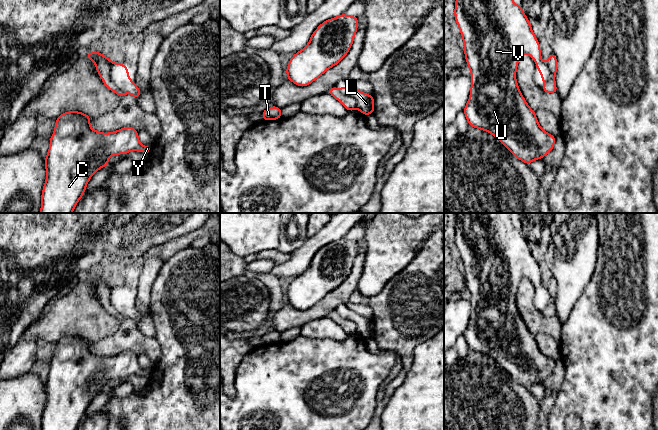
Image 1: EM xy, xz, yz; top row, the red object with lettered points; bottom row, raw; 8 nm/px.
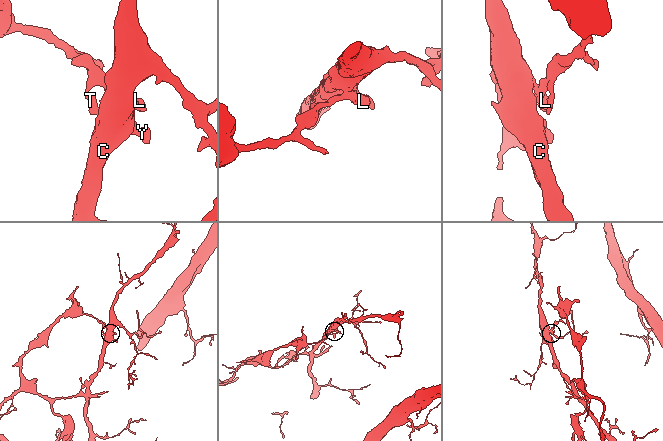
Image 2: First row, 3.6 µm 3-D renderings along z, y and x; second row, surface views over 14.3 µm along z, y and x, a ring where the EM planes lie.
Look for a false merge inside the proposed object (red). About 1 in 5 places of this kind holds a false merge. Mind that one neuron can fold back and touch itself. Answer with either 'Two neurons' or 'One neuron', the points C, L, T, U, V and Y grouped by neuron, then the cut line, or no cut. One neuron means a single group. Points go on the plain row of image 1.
Two neurons. Groups: C L U V Y / T. Split along xy (112, 287), (110, 295), (111, 304), (127, 316)

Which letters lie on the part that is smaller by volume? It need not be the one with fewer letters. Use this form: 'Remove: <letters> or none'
Remove: T

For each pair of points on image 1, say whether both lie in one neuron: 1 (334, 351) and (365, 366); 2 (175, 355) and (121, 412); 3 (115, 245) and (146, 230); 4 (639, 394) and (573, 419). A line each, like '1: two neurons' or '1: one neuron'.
1: one neuron
2: one neuron
3: two neurons
4: two neurons

